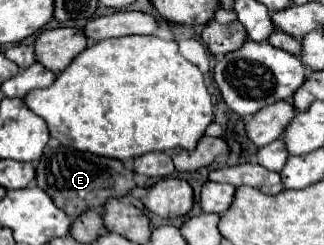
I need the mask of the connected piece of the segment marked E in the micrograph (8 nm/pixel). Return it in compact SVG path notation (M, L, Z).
M47 148L37 164L37 186L43 188L61 210L69 214L69 218L81 216L89 208L105 206L111 198L127 196L137 184L133 180L135 172L127 168L121 160L95 156L91 152L79 152L75 148Z

